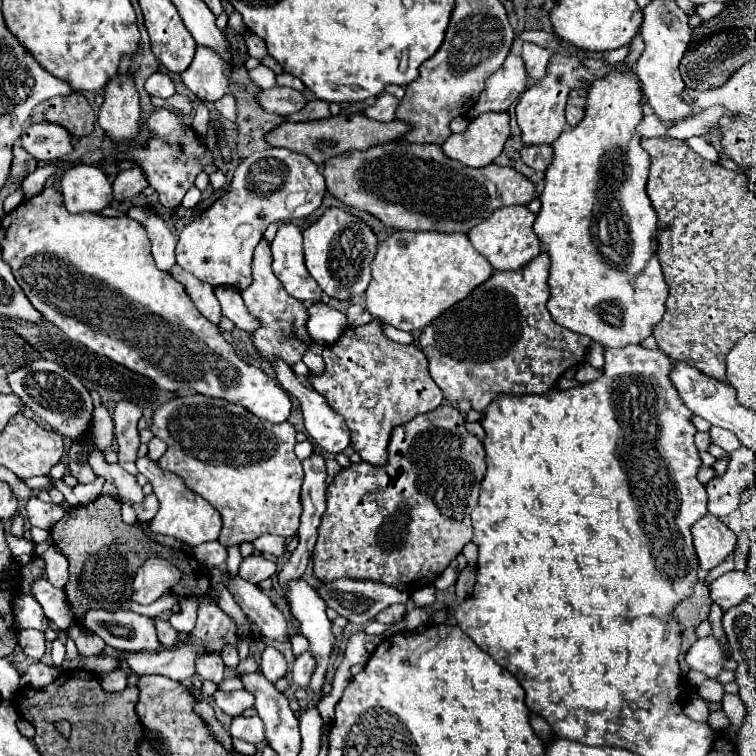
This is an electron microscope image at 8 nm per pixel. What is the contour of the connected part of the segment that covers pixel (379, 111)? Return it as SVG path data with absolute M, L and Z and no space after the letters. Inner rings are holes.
M383 93L377 97L377 103L369 109L365 109L365 115L375 119L375 121L393 121L395 119L395 111L397 111L397 103L399 99L389 95L389 93Z

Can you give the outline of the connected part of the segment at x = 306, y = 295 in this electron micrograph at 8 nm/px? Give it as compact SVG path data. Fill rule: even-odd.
M283 223L273 241L273 273L283 289L305 305L321 301L321 289L305 267L301 229L293 223Z

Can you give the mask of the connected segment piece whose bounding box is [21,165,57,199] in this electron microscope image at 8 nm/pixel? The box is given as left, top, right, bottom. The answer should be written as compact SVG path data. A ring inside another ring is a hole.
M39 165L31 175L27 175L27 177L23 179L23 183L21 183L25 199L35 197L35 195L43 189L45 179L47 179L49 175L53 175L55 171L57 171L57 167L55 167L55 165Z

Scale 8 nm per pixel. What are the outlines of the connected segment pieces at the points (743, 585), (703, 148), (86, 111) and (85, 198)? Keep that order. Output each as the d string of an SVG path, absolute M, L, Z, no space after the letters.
M729 571L711 583L711 599L721 605L723 611L739 605L751 591L753 585L743 571Z
M697 135L697 137L689 137L687 143L689 143L689 147L691 147L695 153L699 153L703 159L707 159L707 161L717 161L717 159L719 159L717 151L715 151L715 149L713 149L701 135Z
M81 93L45 101L45 119L65 127L75 139L89 135L95 125L95 109Z
M77 163L61 175L61 195L69 213L101 213L113 201L113 189L99 167Z

